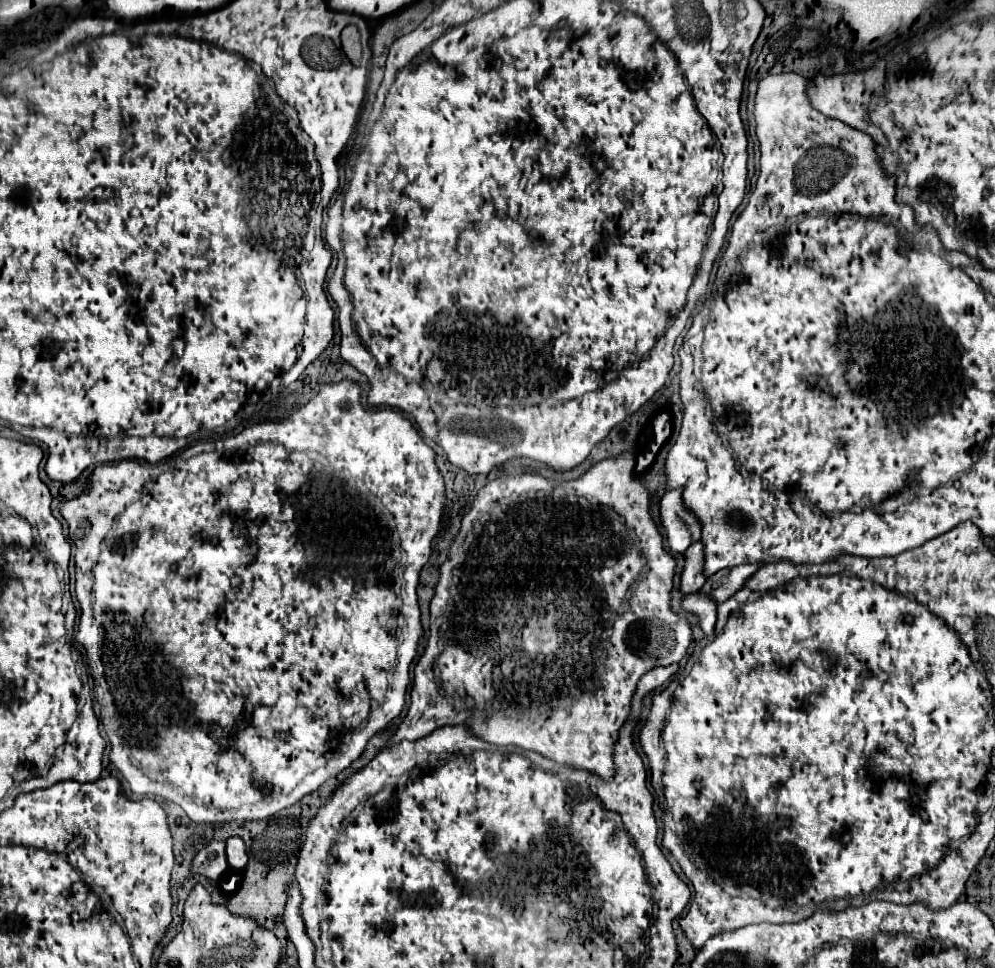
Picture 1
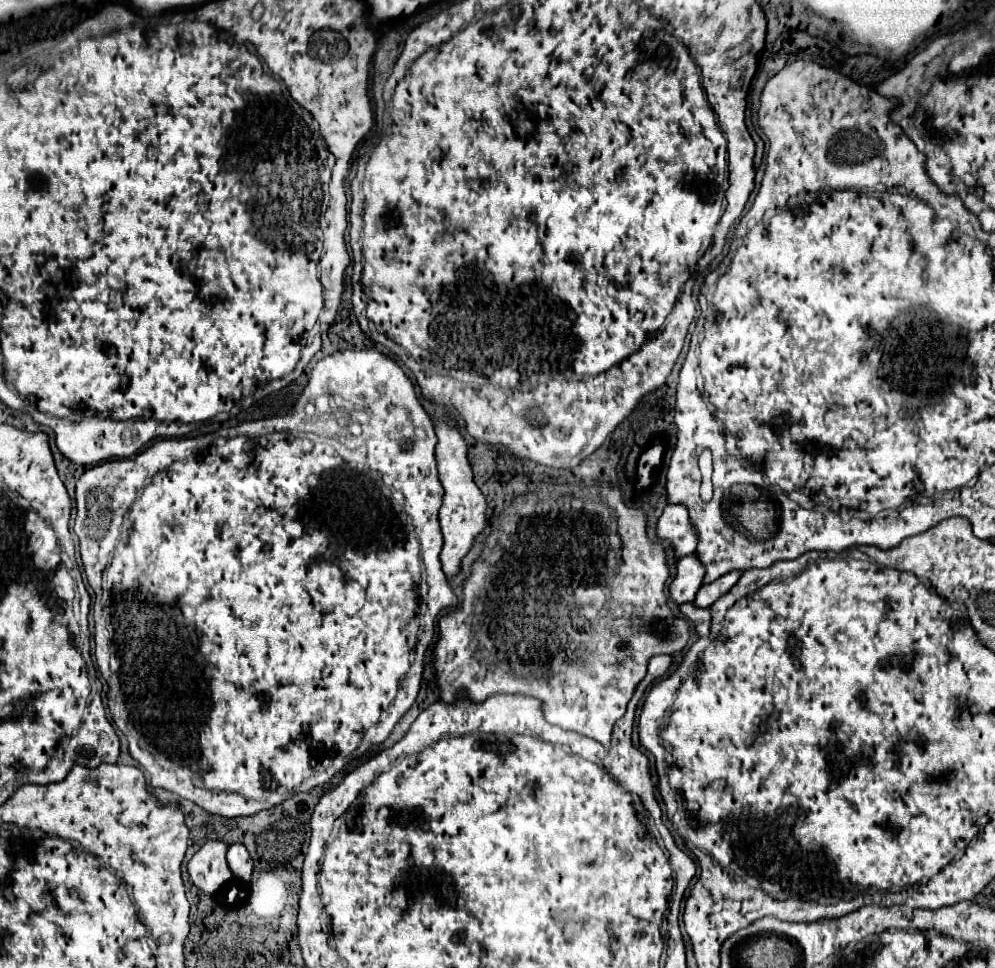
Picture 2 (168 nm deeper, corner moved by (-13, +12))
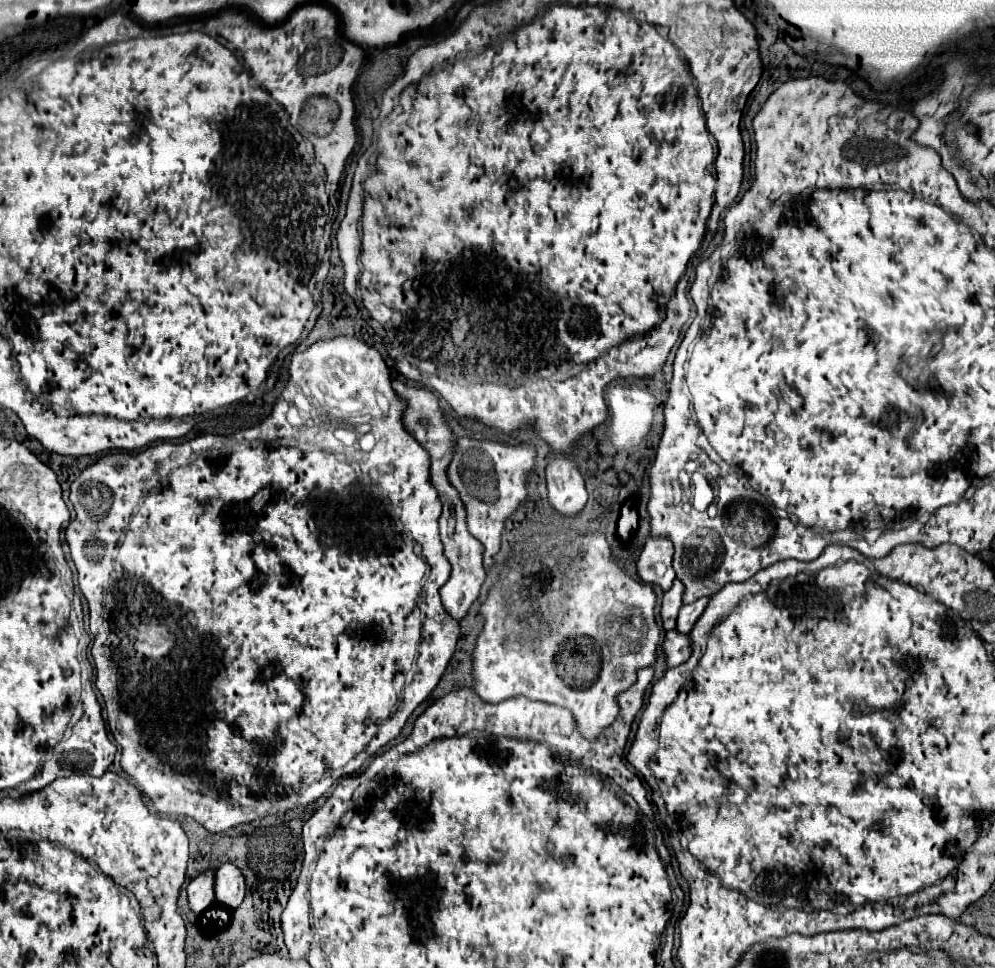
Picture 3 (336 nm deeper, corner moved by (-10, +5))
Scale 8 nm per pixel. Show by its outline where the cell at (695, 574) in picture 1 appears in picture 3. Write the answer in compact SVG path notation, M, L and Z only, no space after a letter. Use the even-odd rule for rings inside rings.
M679 580L673 582L673 588L669 592L665 592L663 596L663 604L661 604L661 622L663 622L663 628L669 630L669 628L675 628L675 620L677 620L677 614L679 614L679 608L683 606L683 584Z

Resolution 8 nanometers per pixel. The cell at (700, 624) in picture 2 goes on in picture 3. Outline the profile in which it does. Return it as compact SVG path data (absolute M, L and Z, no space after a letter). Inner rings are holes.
M677 630L667 632L665 642L663 642L663 652L665 652L665 664L667 664L667 668L683 664L689 658L689 654L691 654L689 638L685 634L679 634Z

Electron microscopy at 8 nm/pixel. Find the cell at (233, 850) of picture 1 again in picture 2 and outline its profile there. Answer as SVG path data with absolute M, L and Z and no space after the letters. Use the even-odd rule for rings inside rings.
M232 843L230 849L228 849L228 865L234 873L234 877L238 877L240 881L250 881L250 875L252 875L252 859L250 859L250 853L244 845L240 843Z

